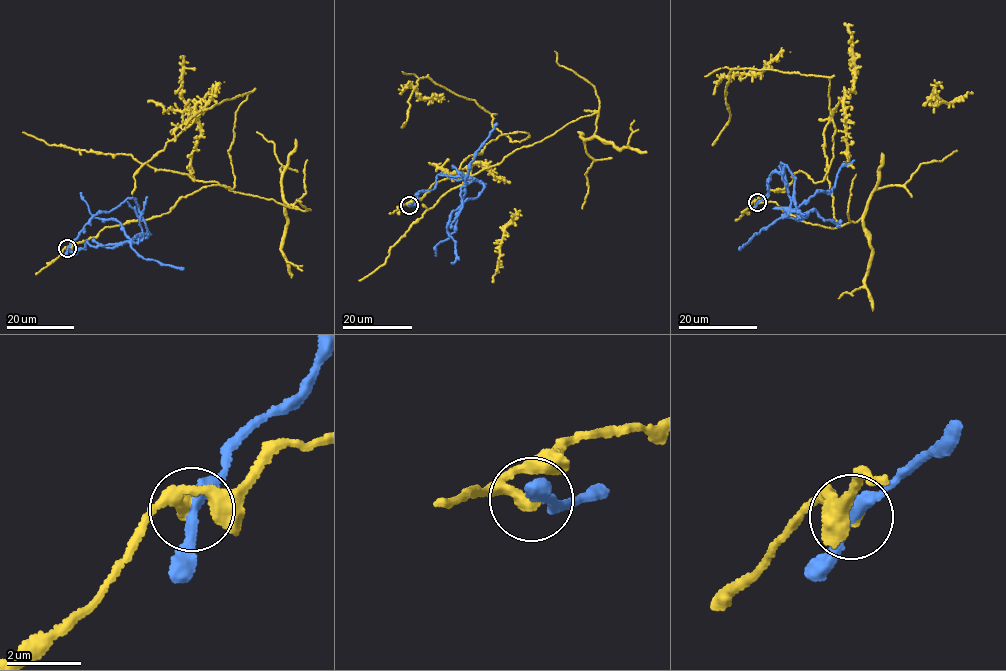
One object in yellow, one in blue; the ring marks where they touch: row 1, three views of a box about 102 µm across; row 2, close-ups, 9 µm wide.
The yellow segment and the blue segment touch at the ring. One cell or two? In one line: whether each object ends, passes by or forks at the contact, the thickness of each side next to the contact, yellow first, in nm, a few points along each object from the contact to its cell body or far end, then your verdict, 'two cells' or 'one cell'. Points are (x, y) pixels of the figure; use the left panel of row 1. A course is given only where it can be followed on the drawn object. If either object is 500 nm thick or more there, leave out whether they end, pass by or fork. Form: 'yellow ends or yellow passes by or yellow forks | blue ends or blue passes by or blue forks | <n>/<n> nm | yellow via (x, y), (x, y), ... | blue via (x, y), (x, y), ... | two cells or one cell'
yellow passes by | blue passes by | 280/280 nm | yellow via (67, 248), (208, 185), (233, 188), (228, 151), (249, 93), (202, 110), (140, 168), (132, 194) | blue via (67, 248), (93, 216), (128, 198), (135, 199), (147, 232), (135, 242), (121, 223), (95, 217), (81, 193) | two cells

